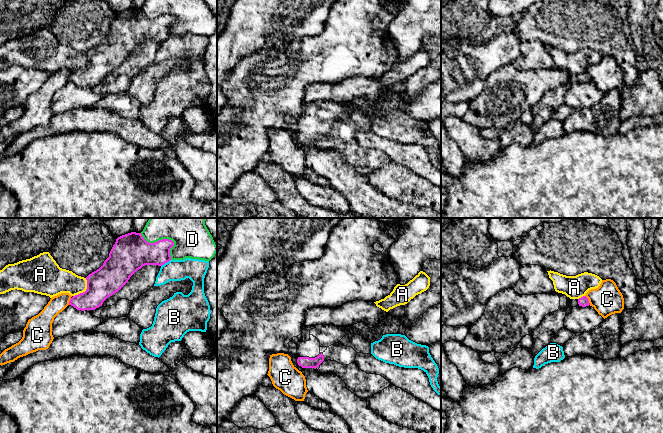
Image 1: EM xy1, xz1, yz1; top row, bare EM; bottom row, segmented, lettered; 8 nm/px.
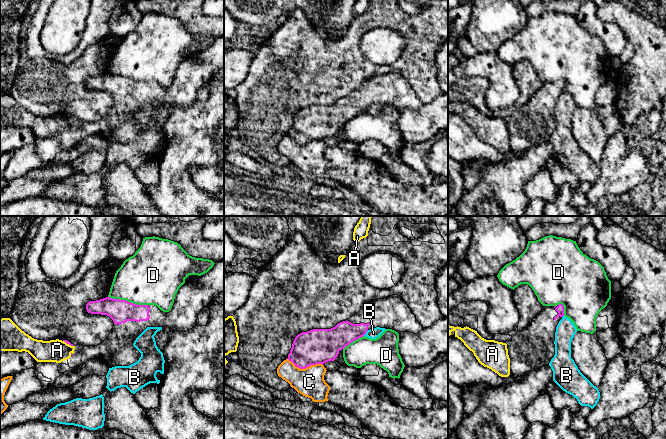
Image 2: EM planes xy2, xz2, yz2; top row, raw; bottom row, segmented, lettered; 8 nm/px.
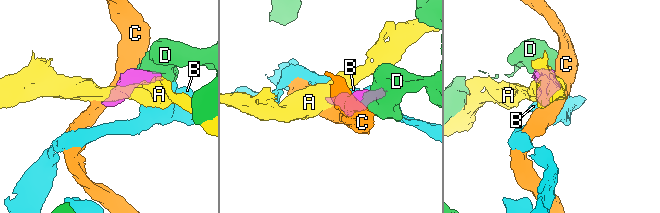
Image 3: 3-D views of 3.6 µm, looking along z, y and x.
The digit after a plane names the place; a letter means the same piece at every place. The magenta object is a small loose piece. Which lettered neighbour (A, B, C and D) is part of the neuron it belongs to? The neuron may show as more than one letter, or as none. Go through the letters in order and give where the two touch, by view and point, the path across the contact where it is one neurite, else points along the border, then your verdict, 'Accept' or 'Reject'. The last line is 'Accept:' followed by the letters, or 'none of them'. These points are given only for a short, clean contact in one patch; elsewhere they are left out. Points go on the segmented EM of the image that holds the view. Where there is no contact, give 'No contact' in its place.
A: Touches magenta at xy1 (86, 290). Boundary: xy1 (86, 278), (86, 289), (73, 296). Reject
B: Touches magenta at xy1 (165, 262). Boundary: xy1 (170, 259), (161, 266). Reject
C: Touches magenta at xz2 (305, 367). Reject
D: Touches magenta at xy1 (165, 239). Boundary: xy1 (140, 233), (149, 242), (170, 239), (171, 259). Reject
Accept: none of them

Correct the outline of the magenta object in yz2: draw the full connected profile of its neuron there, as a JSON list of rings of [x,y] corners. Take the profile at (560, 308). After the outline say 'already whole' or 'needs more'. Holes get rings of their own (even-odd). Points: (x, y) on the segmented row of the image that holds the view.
[[[562,304],[544,306],[530,325],[518,331],[507,343],[510,377],[525,376],[530,371],[549,365],[555,355],[555,332],[564,316]]]; needs more

